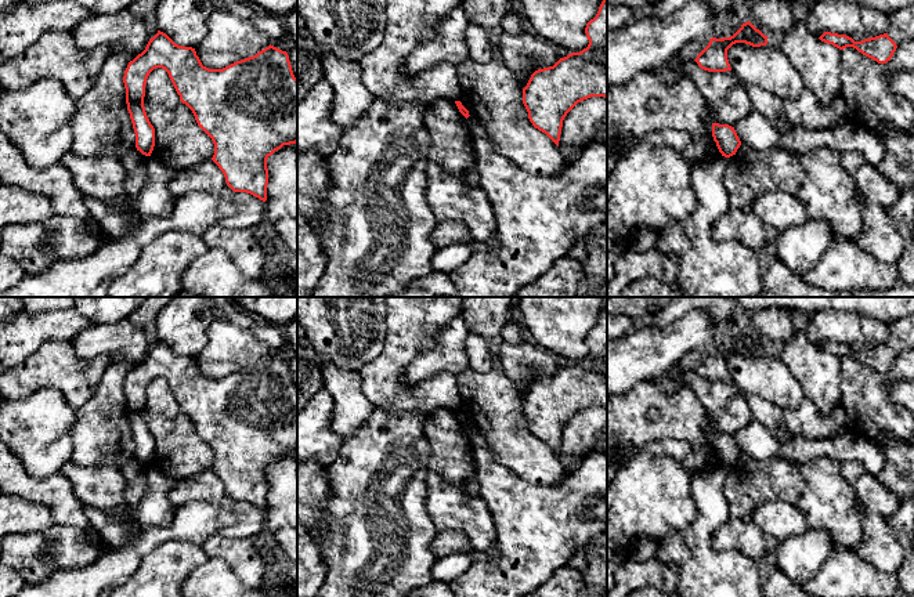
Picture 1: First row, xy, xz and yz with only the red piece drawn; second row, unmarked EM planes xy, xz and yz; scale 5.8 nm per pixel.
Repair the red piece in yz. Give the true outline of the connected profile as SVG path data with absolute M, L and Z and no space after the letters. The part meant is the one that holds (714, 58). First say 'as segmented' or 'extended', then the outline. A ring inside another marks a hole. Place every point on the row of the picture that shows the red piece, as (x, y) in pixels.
as segmented; M748 21L743 23L741 28L730 37L709 39L708 46L697 55L694 61L701 69L708 72L731 70L727 59L727 50L736 43L761 47L767 44L767 36L765 36Z

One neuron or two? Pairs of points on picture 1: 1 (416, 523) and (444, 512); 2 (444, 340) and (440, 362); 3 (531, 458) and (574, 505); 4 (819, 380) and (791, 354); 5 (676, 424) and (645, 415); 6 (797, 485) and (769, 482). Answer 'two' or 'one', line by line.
1: two
2: one
3: two
4: one
5: one
6: one

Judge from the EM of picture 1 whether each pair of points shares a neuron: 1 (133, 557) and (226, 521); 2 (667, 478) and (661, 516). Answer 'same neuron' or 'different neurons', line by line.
1: same neuron
2: same neuron

